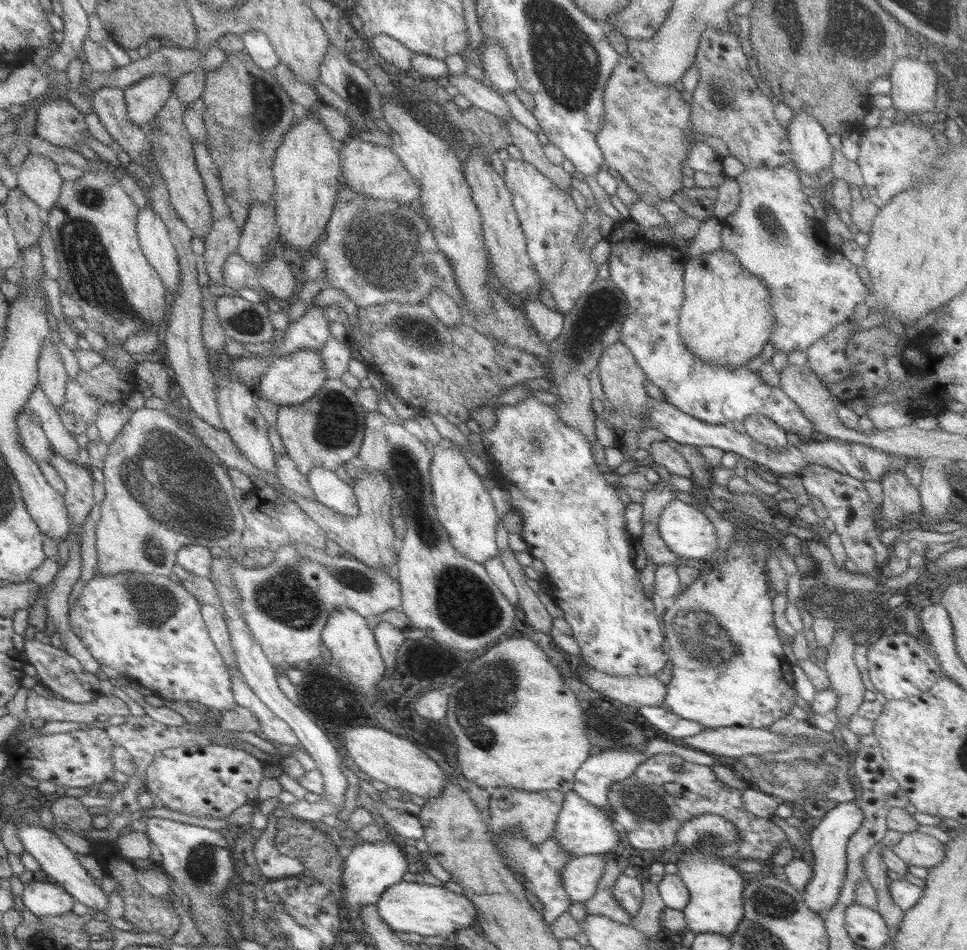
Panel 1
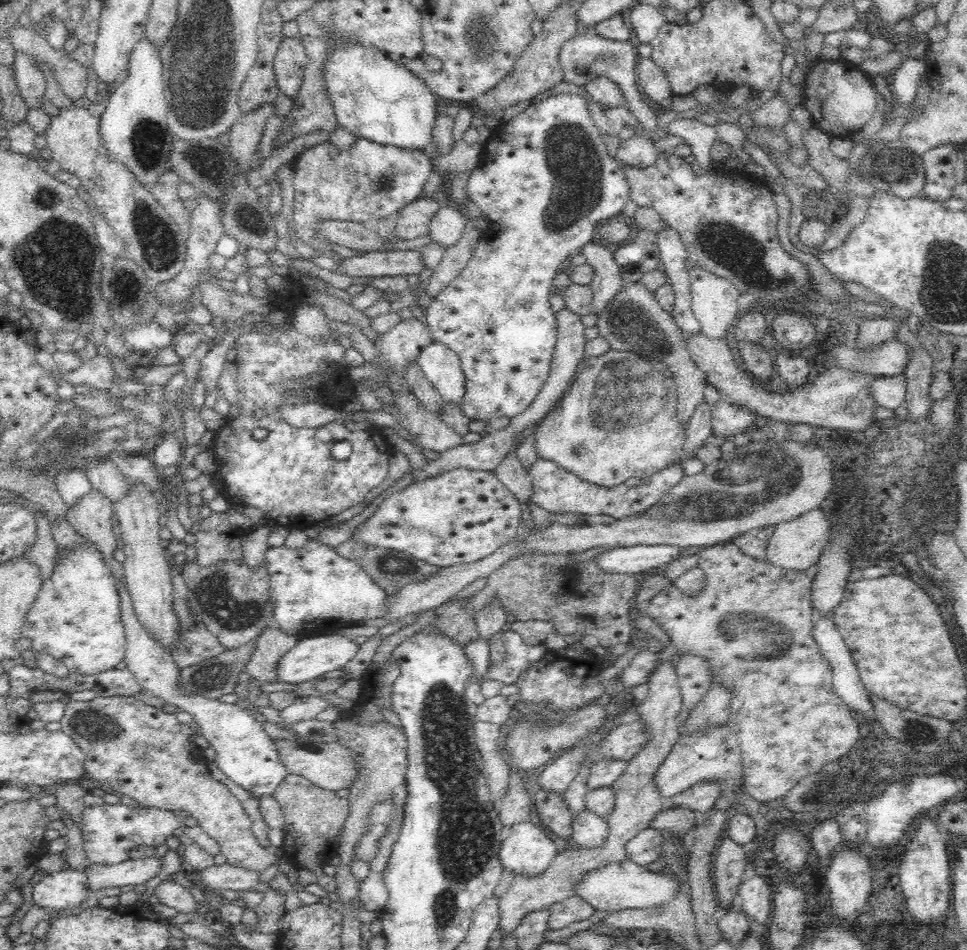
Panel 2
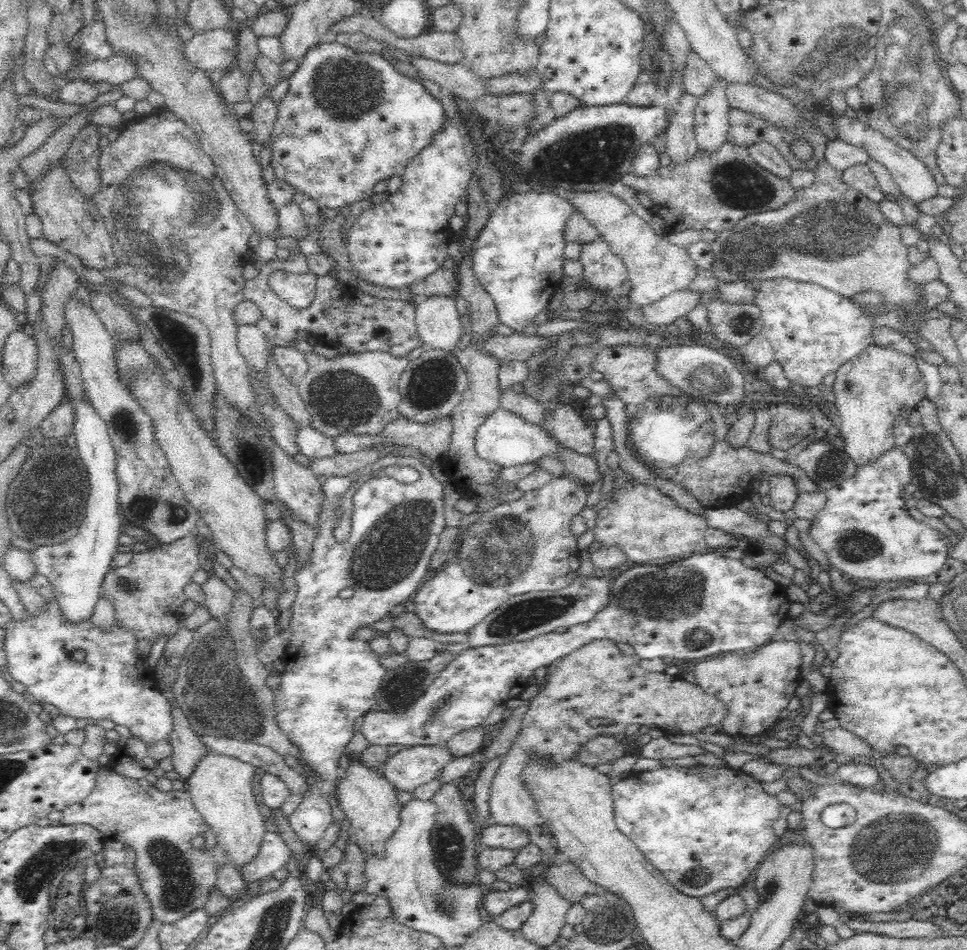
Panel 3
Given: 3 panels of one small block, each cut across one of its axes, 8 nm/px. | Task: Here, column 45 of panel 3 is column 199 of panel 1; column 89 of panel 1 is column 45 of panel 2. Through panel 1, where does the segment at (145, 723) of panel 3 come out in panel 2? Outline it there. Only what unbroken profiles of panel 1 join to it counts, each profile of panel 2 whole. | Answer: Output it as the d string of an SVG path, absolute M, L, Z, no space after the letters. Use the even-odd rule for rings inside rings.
M83 538L83 542L74 548L66 547L66 552L58 557L51 576L44 580L30 610L26 612L26 621L20 638L31 640L33 652L44 651L52 658L64 663L72 674L96 676L116 668L124 660L126 637L120 616L120 599L114 576L96 548L95 544Z

